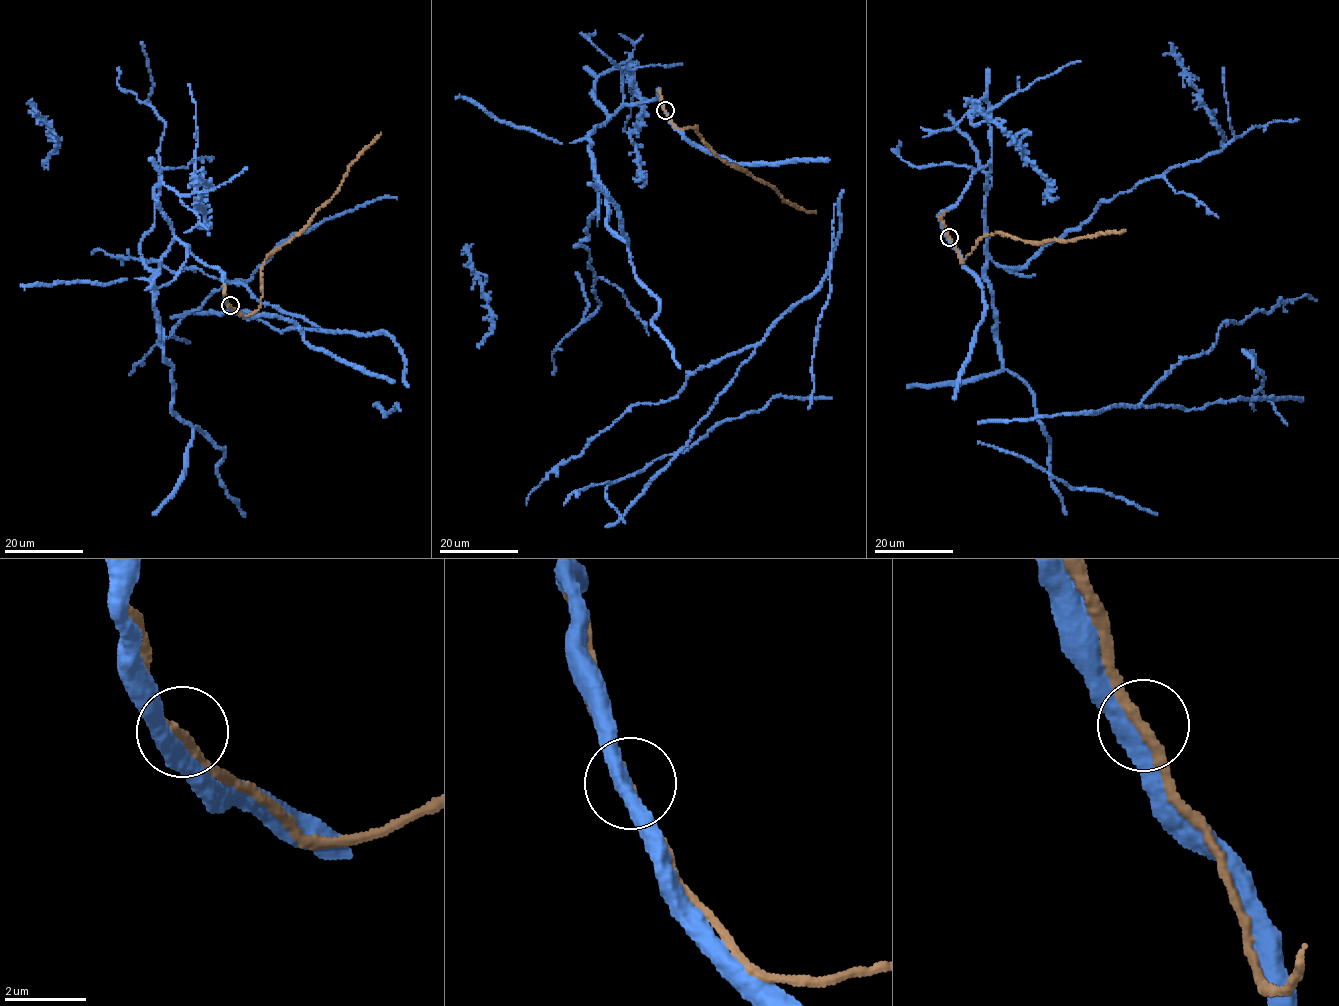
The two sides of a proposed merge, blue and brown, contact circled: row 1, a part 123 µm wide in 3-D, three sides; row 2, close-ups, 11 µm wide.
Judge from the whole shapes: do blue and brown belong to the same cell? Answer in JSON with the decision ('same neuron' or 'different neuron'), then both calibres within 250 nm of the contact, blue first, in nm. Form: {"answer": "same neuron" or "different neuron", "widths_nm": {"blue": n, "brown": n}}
{"answer": "same neuron", "widths_nm": {"blue": 400, "brown": 240}}

